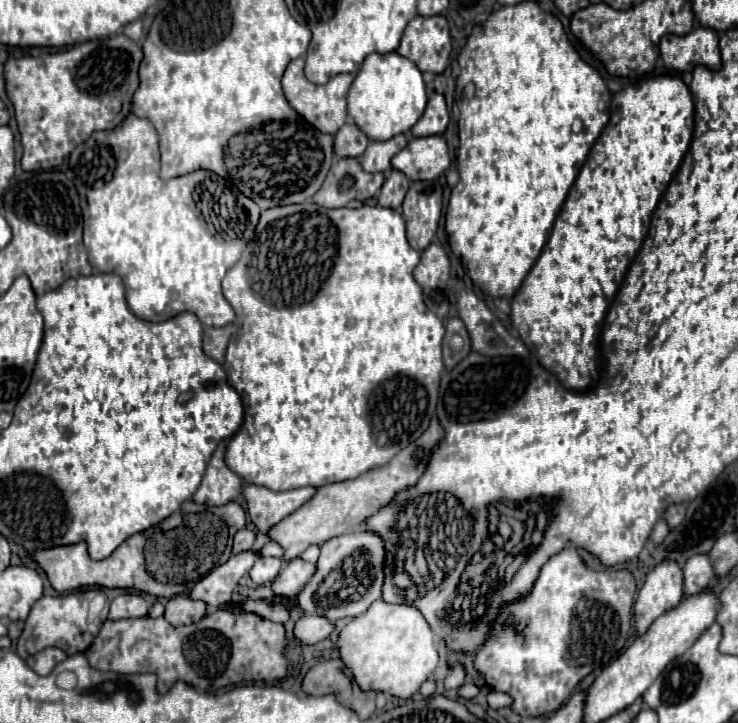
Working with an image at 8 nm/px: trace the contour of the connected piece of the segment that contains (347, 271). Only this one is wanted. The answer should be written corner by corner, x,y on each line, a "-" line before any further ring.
314,201
300,205
286,205
266,209
260,215
254,239
246,245
242,259
228,269
222,291
228,303
236,311
236,335
228,343
224,369
228,383
234,387
244,405
244,421
236,435
230,437
226,447
226,465
240,475
246,483
262,485
272,491
288,491
298,487
322,487
328,483
340,483
356,479
374,467
386,465
402,447
416,441
430,425
438,401
438,385
444,369
442,363
442,339
444,323
426,309
422,289
414,281
412,271
420,261
420,253
408,245
406,225
398,211
386,207
362,205
360,209
322,209

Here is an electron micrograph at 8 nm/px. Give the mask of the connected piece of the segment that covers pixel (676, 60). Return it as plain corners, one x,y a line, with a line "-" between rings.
696,27
684,37
664,35
660,39
660,57
666,69
676,73
692,71
696,65
718,71
722,65
718,33
706,27

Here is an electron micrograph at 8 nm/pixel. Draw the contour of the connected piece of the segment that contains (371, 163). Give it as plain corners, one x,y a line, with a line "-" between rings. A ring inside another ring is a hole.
396,135
388,141
372,141
370,147
358,157
358,161
364,167
364,171
368,171
368,173
378,173
378,171
386,173
392,169
390,159
398,151
402,151
402,147
406,147
406,143
408,143
408,139
404,135

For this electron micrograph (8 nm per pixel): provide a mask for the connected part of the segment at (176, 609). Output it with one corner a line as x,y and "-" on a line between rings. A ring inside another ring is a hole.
184,595
172,597
172,599
166,603
166,611
164,611
166,621
168,621
170,625
174,625
174,627
196,623
196,621
202,619
204,615
206,615
206,603
202,603
202,601
192,601
190,597
184,597

